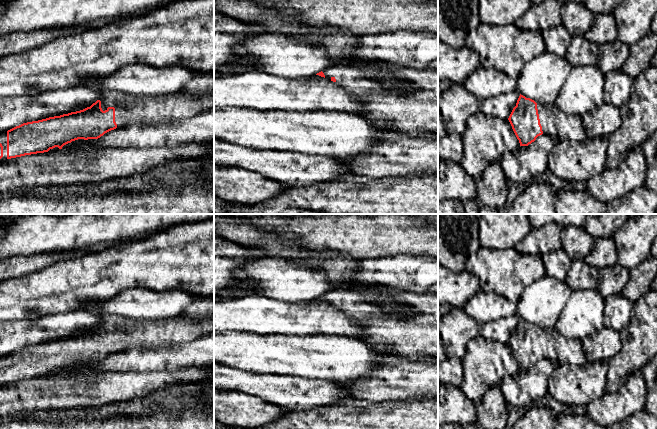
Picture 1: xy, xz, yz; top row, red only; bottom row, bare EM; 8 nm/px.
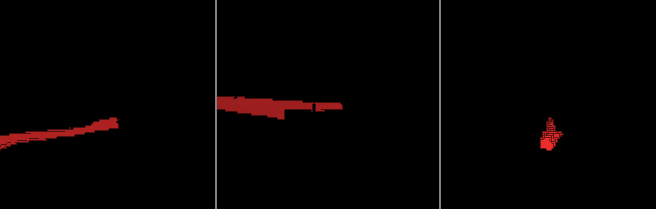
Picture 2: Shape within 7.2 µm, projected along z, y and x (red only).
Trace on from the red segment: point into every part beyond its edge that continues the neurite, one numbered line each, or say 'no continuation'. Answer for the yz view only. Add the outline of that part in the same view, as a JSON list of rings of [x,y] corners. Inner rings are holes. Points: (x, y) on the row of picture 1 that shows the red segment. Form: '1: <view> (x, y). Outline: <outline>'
1: yz (558, 125). Outline: [[[537,103],[543,134],[554,140],[585,141],[582,117],[562,112],[555,104]]]

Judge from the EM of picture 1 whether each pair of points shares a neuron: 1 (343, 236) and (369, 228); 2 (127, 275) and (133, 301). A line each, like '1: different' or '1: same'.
1: same
2: different

